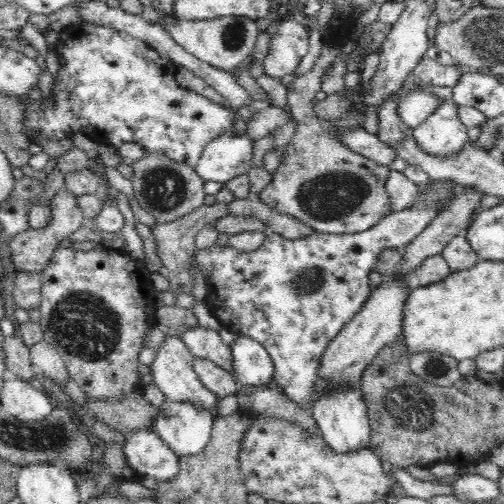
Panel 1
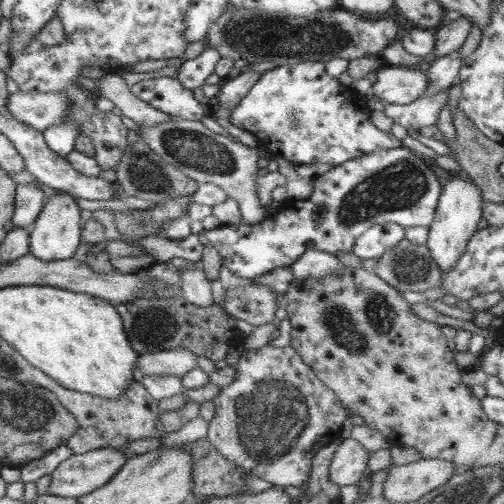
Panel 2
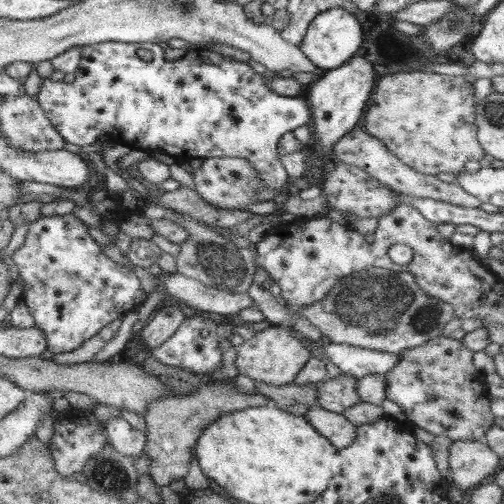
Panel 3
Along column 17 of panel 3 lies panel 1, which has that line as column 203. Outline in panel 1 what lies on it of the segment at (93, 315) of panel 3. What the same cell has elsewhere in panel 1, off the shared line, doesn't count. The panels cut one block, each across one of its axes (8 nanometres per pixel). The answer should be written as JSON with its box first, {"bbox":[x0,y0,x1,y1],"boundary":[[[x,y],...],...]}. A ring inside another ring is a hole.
{"bbox":[192,180,462,412],"boundary":[[[430,180],[420,190],[420,196],[416,204],[404,212],[392,212],[380,224],[366,232],[356,234],[322,234],[314,232],[300,240],[288,240],[282,234],[270,232],[264,240],[264,244],[252,252],[240,252],[234,246],[220,246],[212,244],[210,248],[194,248],[192,260],[194,264],[206,272],[206,284],[208,284],[208,298],[206,306],[214,312],[214,316],[222,322],[222,328],[234,332],[236,336],[252,338],[260,342],[272,362],[274,362],[274,380],[280,384],[286,392],[286,396],[296,402],[306,412],[312,412],[314,408],[314,392],[316,382],[322,368],[322,356],[332,340],[350,324],[350,320],[358,314],[360,308],[364,308],[364,302],[370,296],[368,288],[368,274],[374,270],[374,264],[378,262],[378,256],[386,248],[398,248],[404,244],[412,244],[414,238],[418,238],[442,212],[442,206],[454,196],[454,190],[462,188],[454,180]]]}

